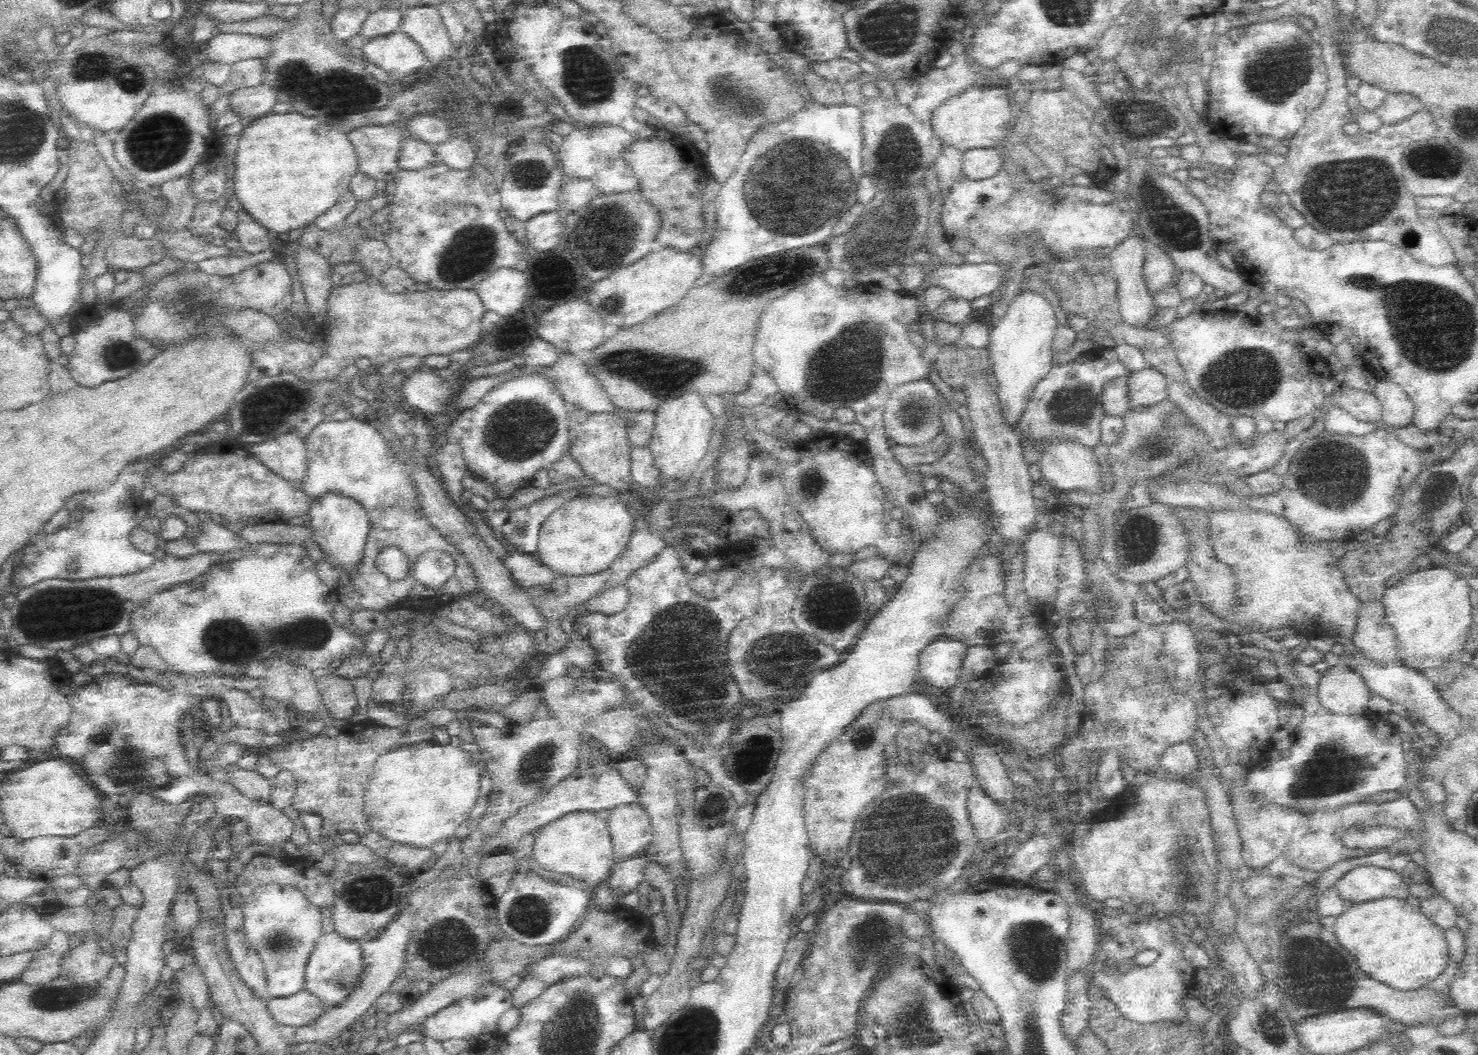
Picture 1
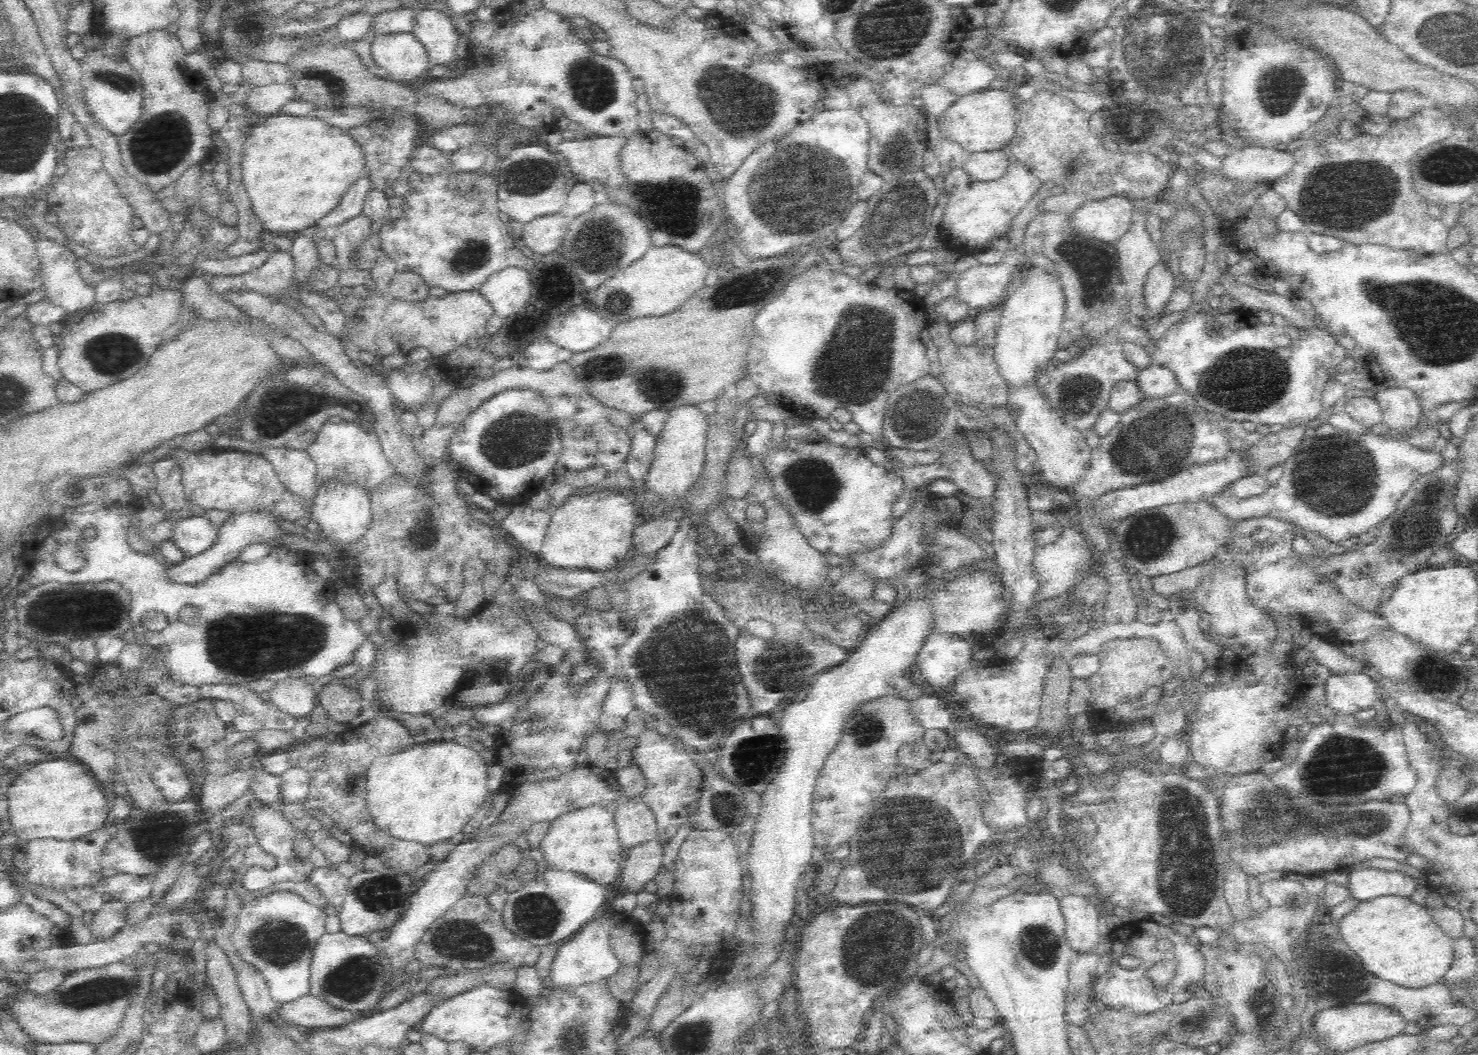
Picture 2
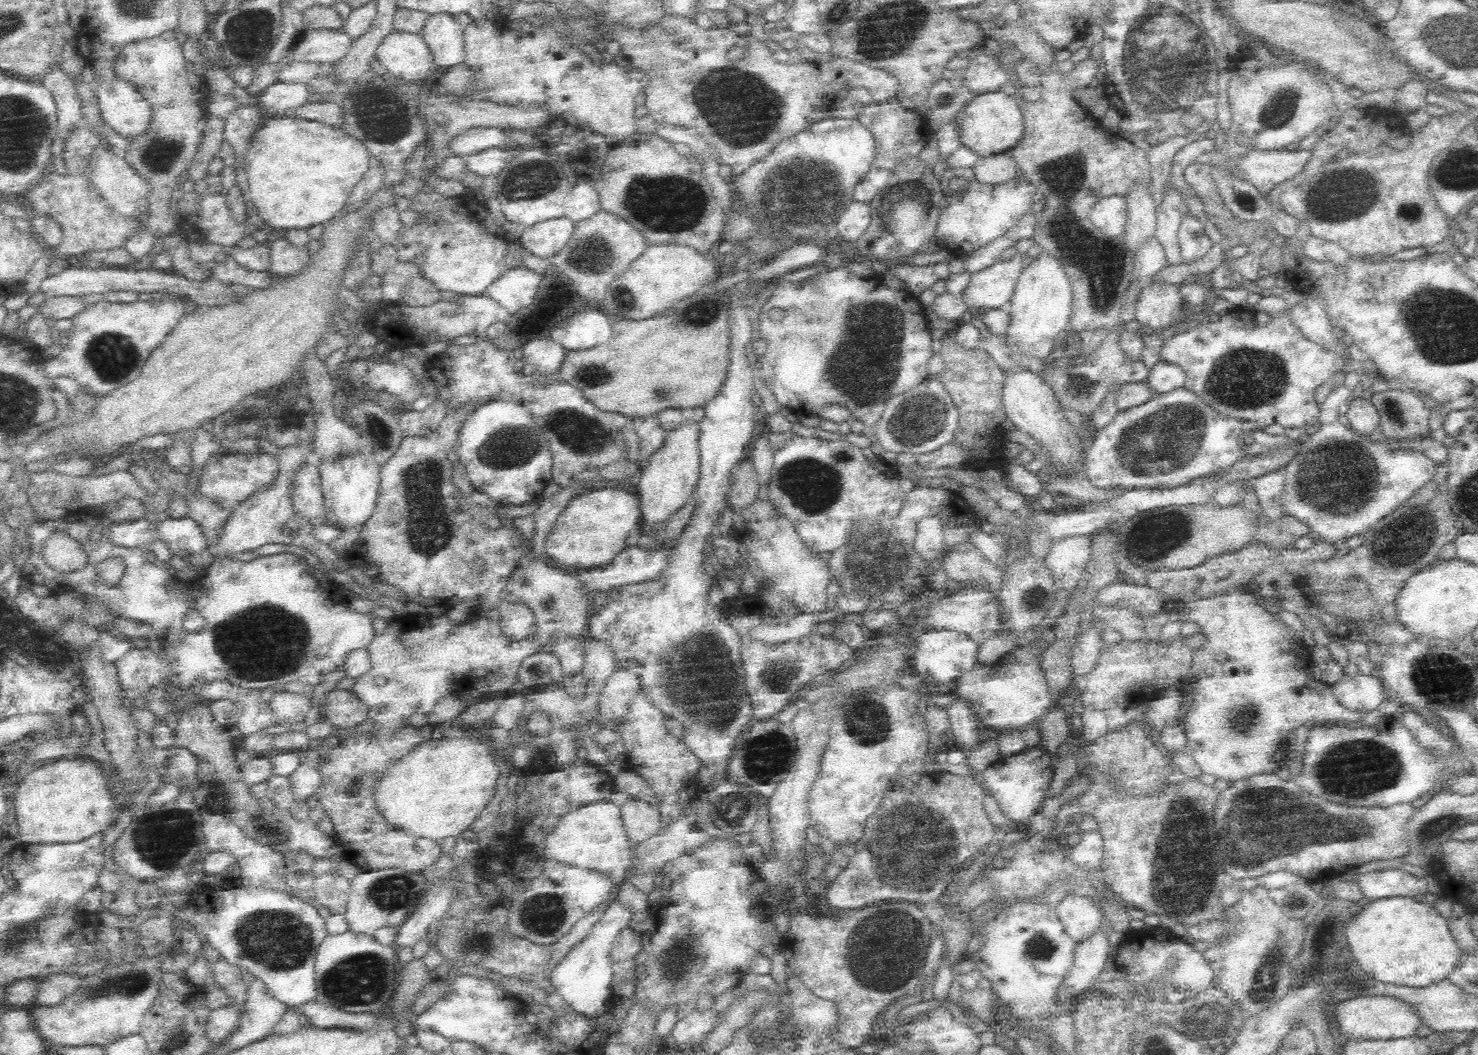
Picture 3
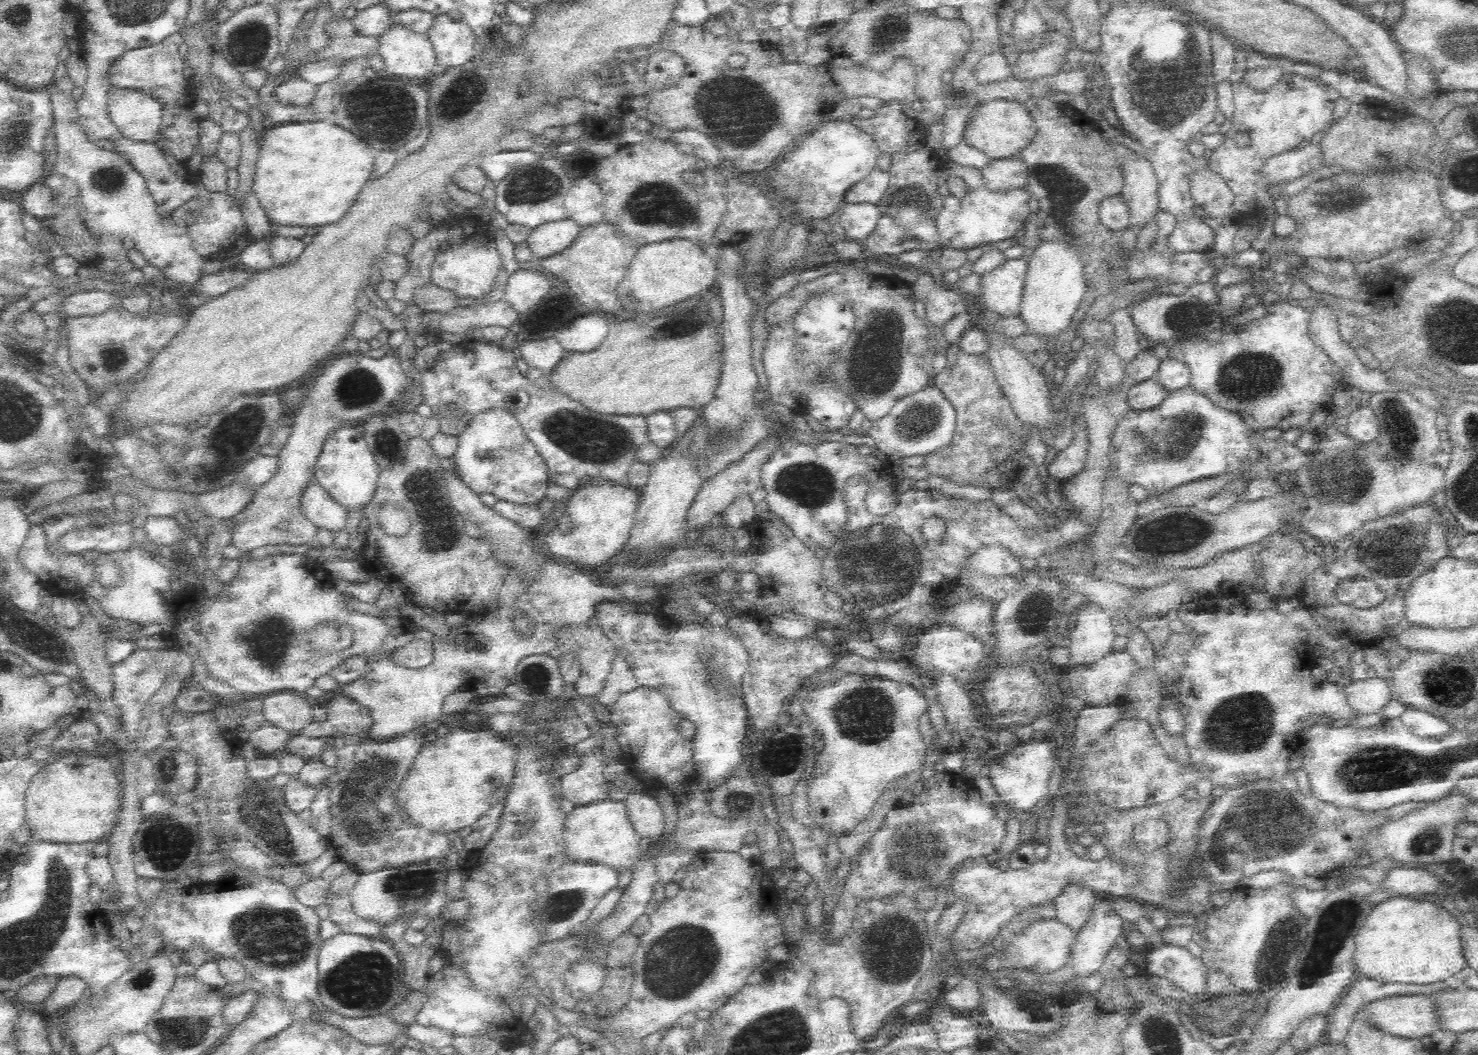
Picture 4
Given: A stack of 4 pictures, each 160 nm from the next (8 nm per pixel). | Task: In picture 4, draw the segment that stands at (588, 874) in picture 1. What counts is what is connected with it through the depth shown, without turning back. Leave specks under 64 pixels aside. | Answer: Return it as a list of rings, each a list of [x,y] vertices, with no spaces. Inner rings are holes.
[[[610,797],[574,807],[564,820],[562,837],[568,860],[610,866],[619,873],[630,871],[642,856],[640,835],[636,834],[628,819],[625,801],[612,800]]]

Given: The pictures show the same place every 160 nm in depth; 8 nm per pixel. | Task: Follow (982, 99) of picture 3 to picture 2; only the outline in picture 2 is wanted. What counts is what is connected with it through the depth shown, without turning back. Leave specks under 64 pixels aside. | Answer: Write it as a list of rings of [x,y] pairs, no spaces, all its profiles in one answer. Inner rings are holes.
[[[980,90],[961,97],[937,119],[940,136],[957,142],[969,153],[986,152],[1006,148],[1016,130],[1015,107],[1012,94],[1006,90]]]

